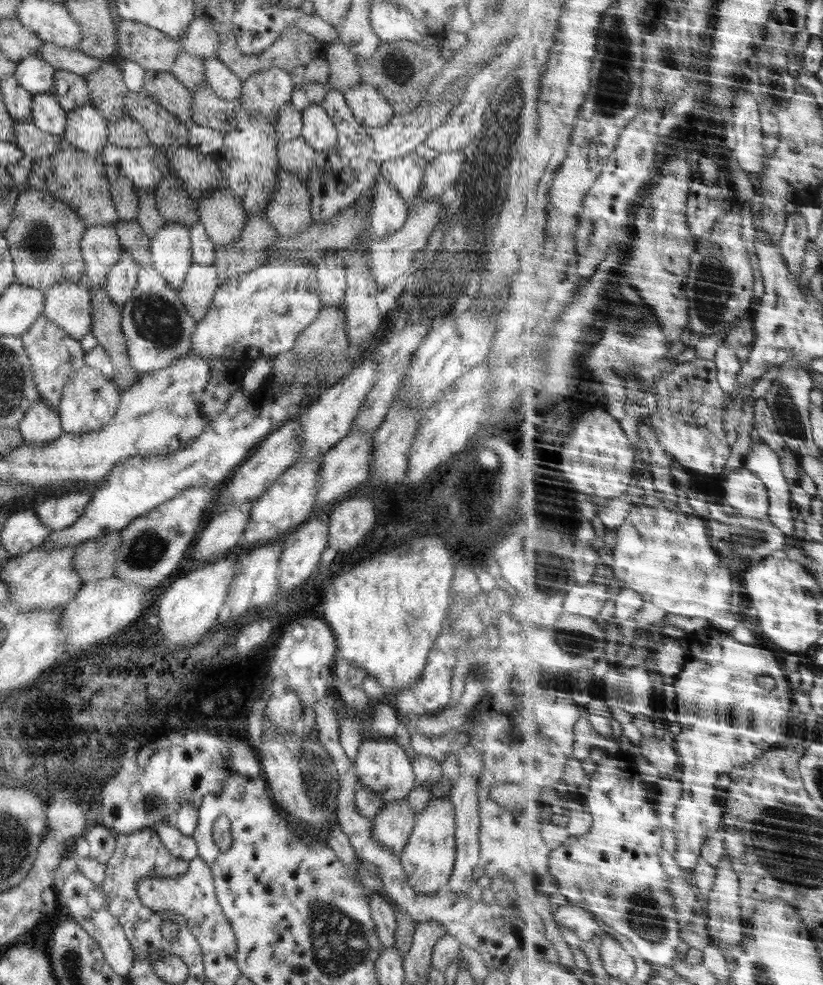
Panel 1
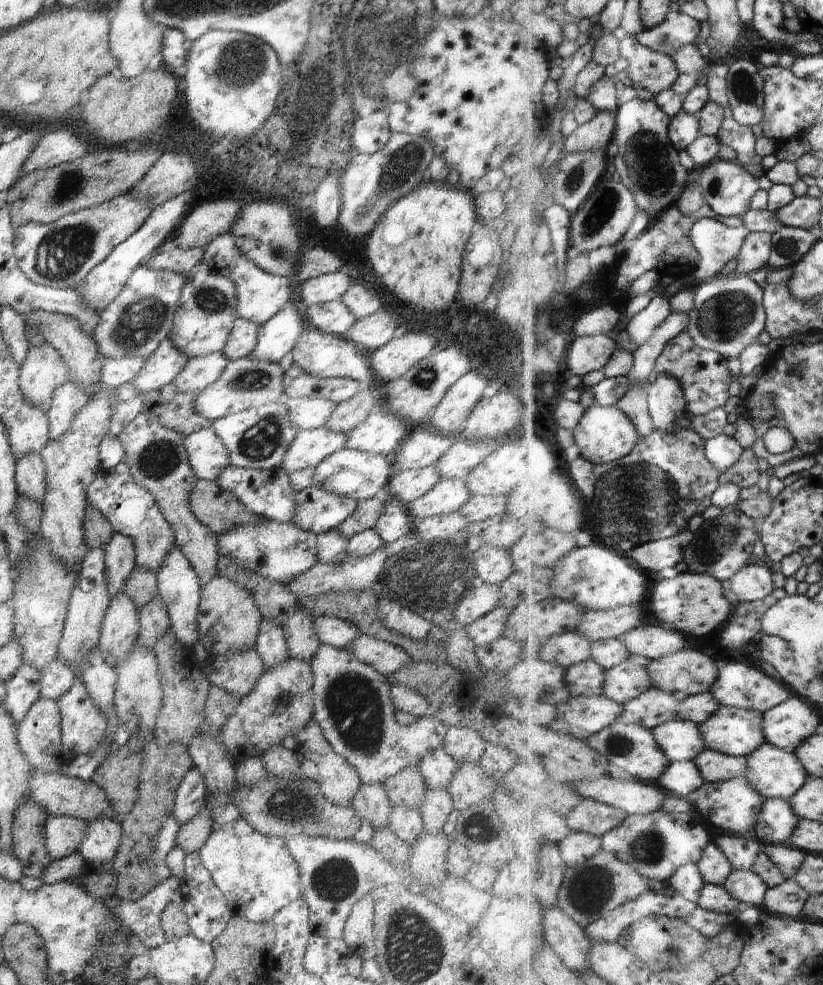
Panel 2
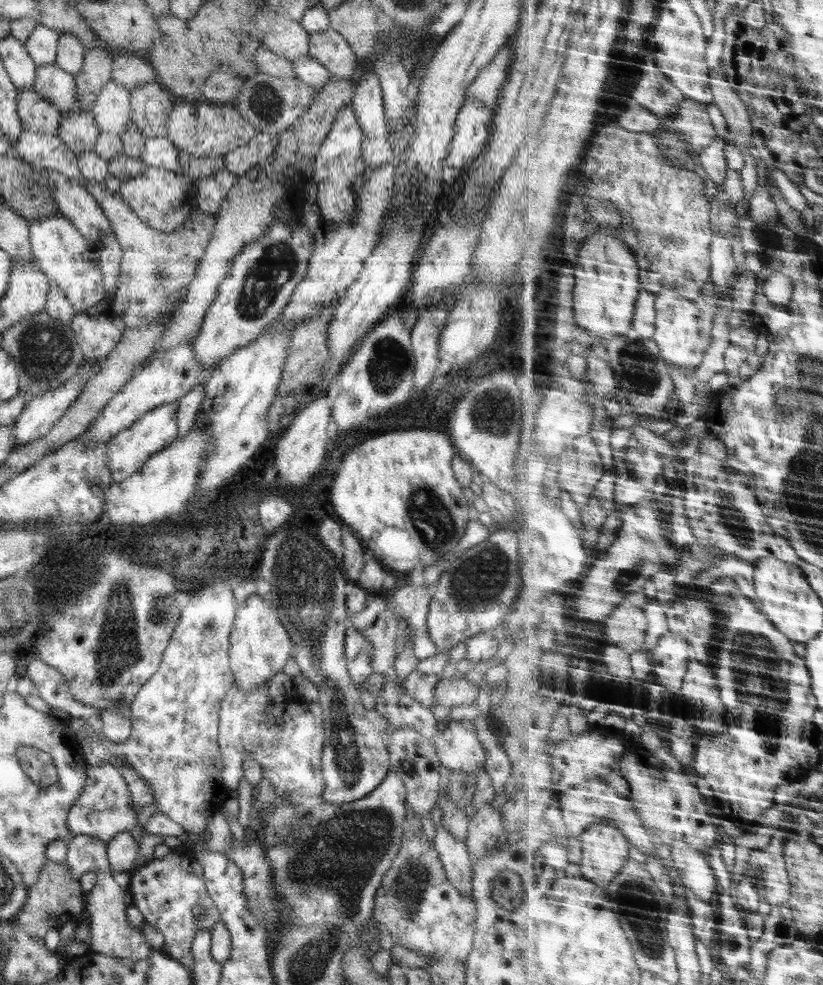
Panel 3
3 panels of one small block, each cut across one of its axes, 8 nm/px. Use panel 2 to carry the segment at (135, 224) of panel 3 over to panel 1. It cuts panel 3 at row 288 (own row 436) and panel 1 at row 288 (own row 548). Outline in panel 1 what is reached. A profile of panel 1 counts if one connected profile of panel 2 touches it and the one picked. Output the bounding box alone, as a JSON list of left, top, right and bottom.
[176,263,221,322]

